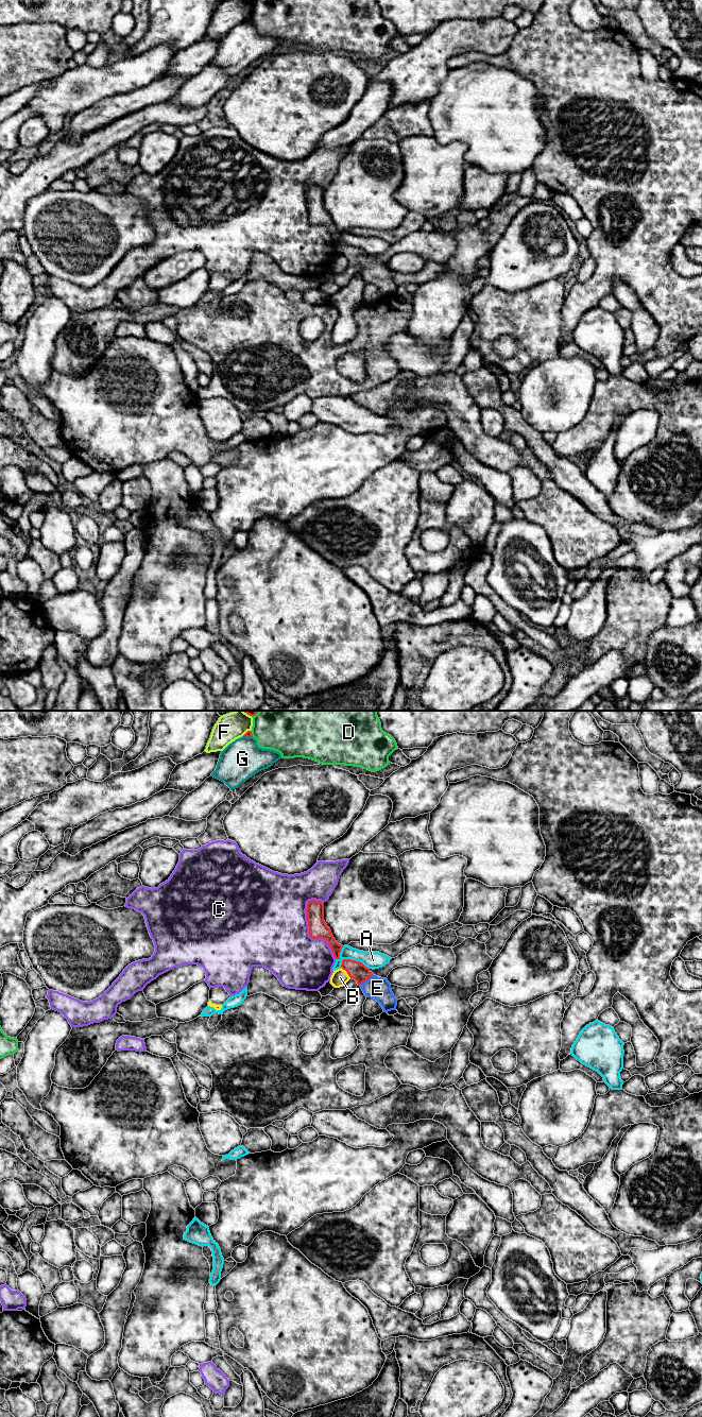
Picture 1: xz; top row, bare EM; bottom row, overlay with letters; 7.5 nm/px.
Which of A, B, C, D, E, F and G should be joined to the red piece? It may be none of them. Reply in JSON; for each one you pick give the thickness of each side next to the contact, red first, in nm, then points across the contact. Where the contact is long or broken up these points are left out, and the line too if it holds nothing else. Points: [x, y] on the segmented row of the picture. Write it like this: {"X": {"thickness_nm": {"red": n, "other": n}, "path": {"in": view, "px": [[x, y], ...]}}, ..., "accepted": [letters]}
{"E": {"thickness_nm": {"red": 140, "other": 170}, "path": {"in": "xz", "px": [[356, 970], [365, 980], [377, 988]]}}, "accepted": ["E"]}

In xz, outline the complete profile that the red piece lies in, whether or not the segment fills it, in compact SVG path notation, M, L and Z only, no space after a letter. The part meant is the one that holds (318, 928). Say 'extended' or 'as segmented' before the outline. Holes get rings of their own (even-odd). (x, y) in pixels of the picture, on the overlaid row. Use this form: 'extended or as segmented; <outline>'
as segmented; M309 901L307 904L307 921L309 936L312 939L322 938L328 942L336 959L340 959L343 945L339 944L333 938L330 928L324 921L324 903L321 901Z

